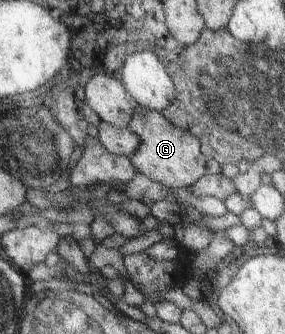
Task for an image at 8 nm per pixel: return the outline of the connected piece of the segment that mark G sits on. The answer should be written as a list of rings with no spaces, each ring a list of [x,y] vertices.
[[[135,104],[125,127],[139,137],[135,152],[128,156],[137,173],[161,183],[163,187],[190,187],[205,174],[207,158],[201,152],[198,138],[171,124],[160,112]]]

